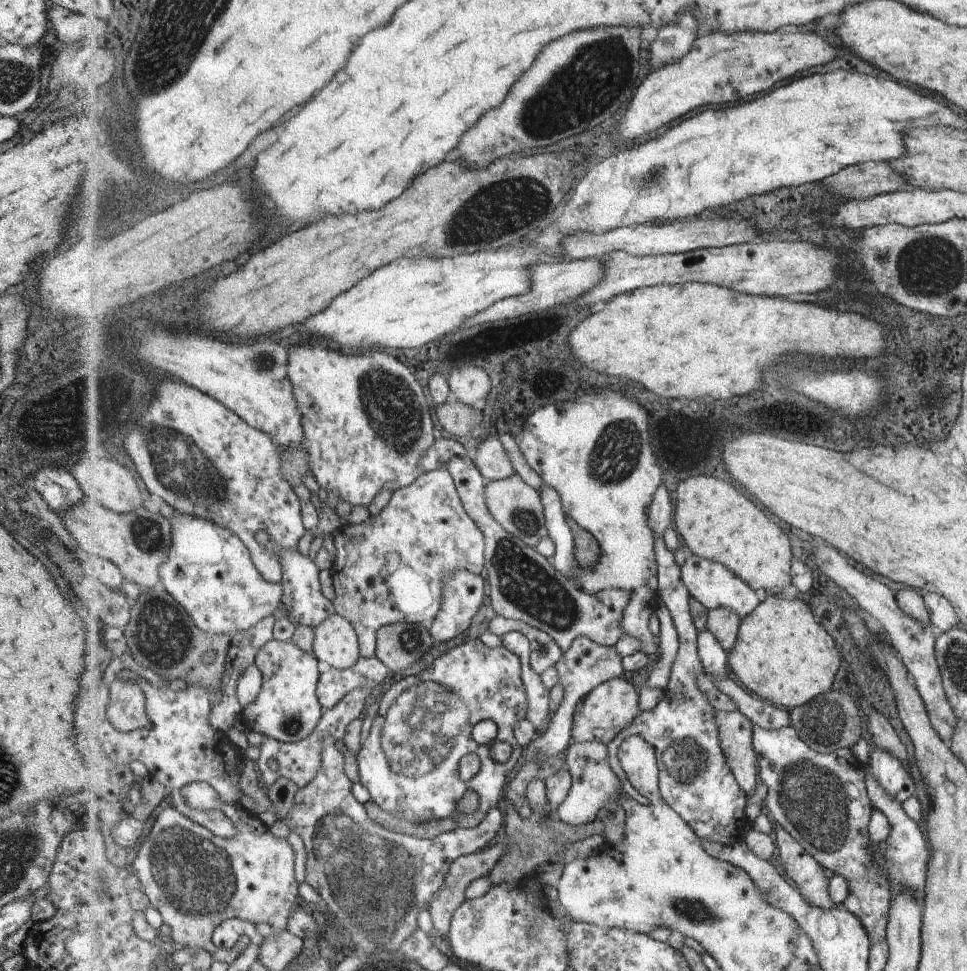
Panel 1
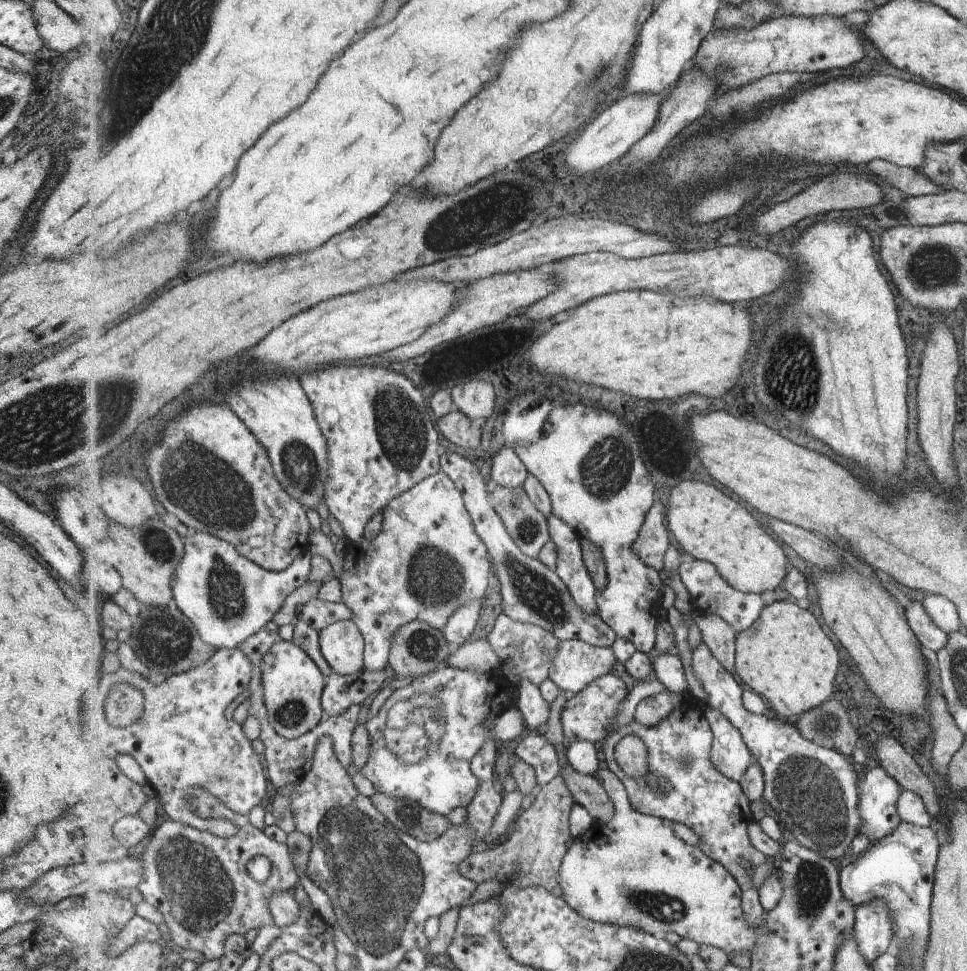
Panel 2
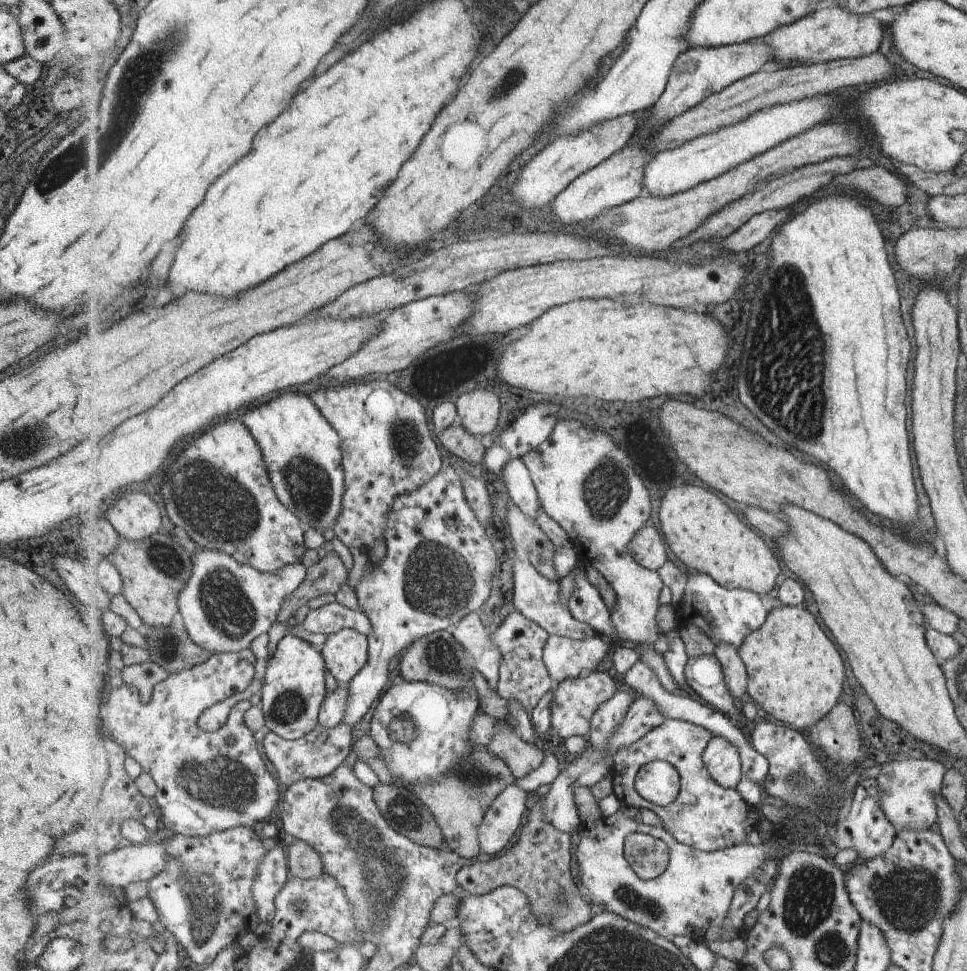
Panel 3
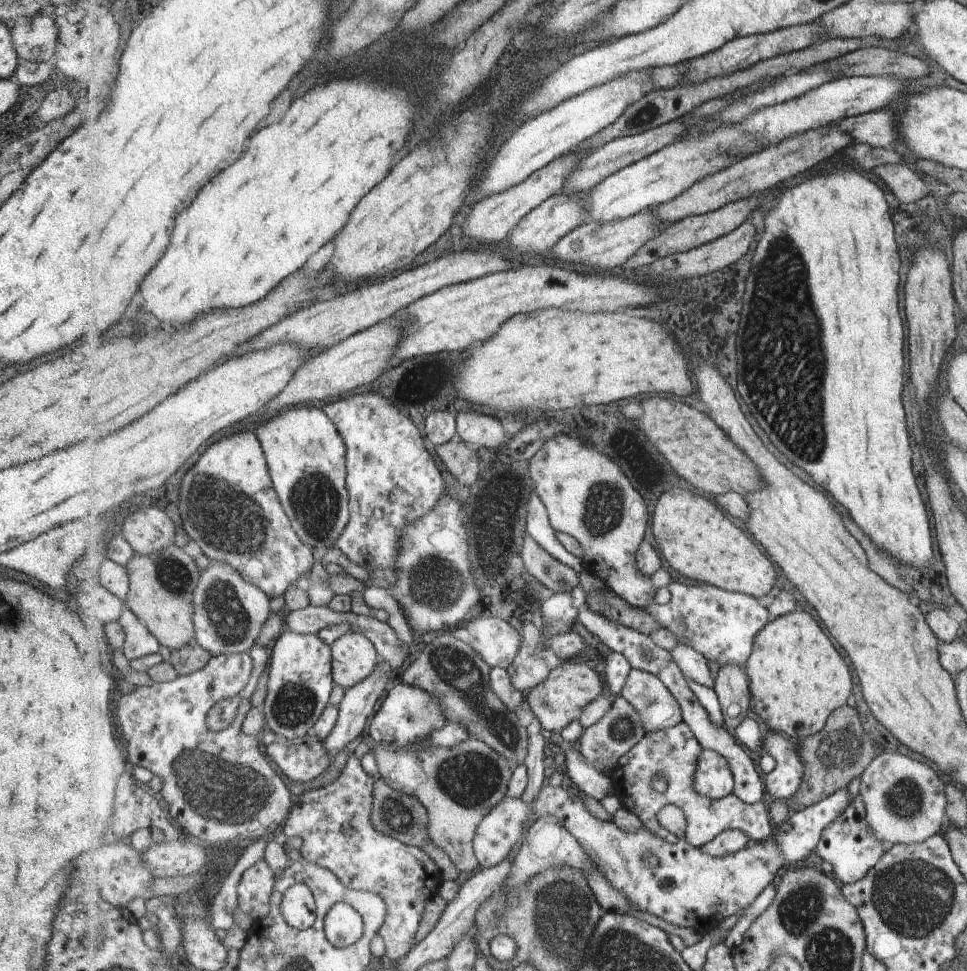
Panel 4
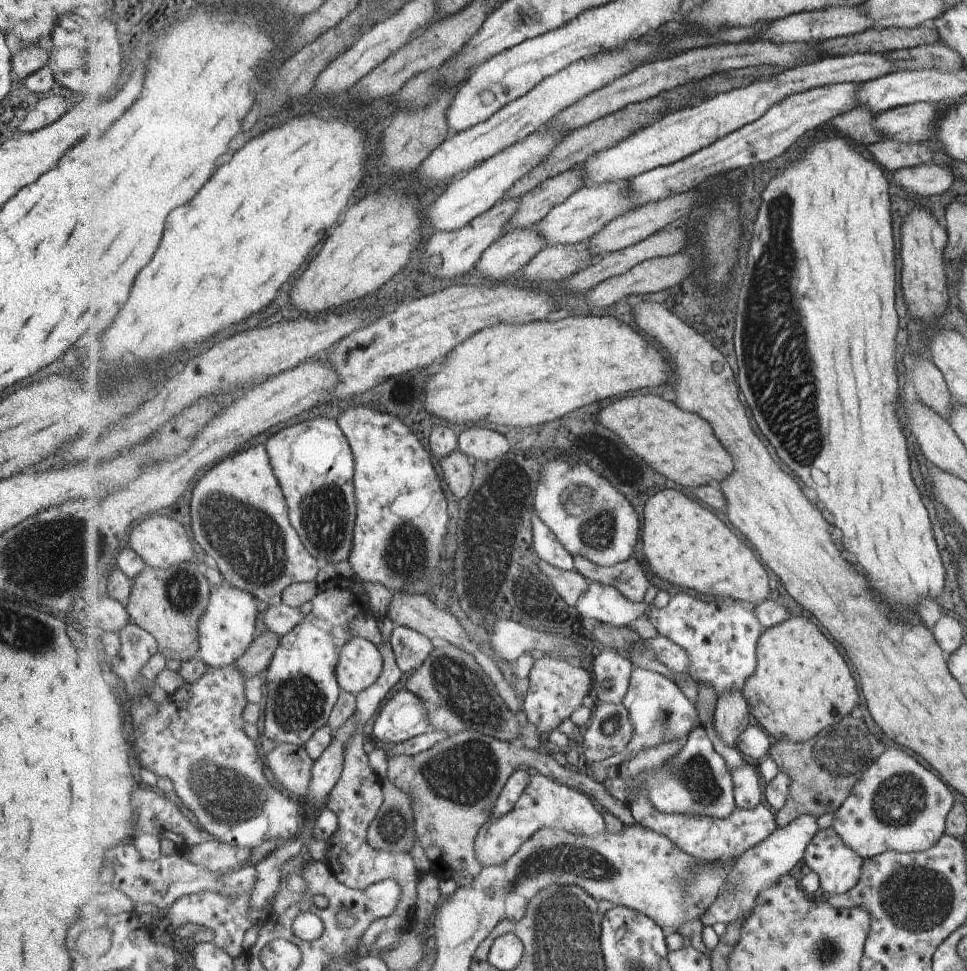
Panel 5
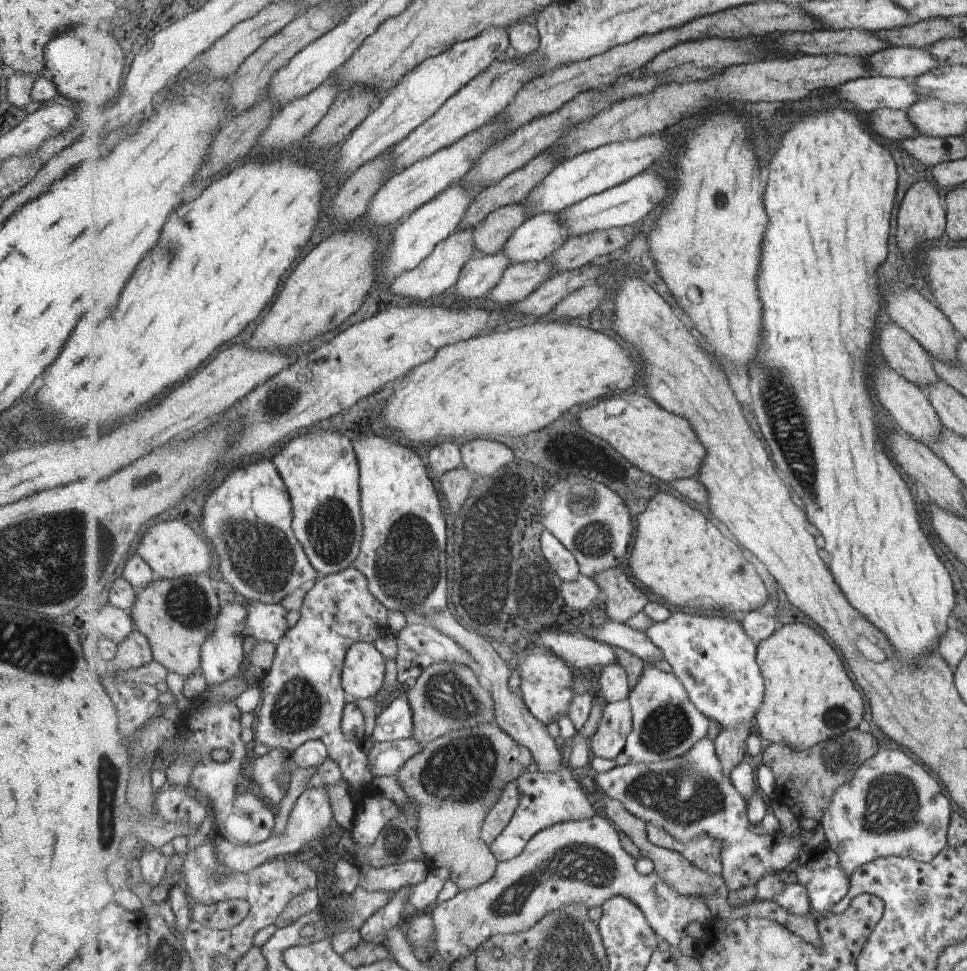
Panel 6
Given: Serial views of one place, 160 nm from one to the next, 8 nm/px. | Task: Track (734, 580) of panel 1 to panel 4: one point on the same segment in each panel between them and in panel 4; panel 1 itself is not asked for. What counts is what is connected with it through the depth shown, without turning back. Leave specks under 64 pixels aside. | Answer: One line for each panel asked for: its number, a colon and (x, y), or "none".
2: (710, 592)
3: (725, 615)
4: (722, 625)

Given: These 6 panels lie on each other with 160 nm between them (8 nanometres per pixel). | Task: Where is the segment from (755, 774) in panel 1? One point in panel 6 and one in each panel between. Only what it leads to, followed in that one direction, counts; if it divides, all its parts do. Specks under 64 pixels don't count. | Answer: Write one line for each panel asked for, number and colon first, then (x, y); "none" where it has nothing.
2: (730, 753)
3: (724, 761)
4: (714, 779)
5: (698, 781)
6: (690, 797)

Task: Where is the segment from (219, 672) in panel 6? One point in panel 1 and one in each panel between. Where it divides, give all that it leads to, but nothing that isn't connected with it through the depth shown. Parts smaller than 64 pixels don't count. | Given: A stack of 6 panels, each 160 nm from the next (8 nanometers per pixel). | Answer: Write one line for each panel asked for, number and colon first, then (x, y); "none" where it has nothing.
1: (210, 571)
2: (228, 597)
3: (226, 606)
4: (229, 613)
5: (228, 628)

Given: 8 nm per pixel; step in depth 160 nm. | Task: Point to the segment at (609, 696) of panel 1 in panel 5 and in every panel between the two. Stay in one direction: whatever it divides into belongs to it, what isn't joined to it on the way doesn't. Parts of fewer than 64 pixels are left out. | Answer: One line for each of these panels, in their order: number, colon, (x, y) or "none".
2: (590, 715)
3: (577, 699)
4: (572, 686)
5: (557, 687)

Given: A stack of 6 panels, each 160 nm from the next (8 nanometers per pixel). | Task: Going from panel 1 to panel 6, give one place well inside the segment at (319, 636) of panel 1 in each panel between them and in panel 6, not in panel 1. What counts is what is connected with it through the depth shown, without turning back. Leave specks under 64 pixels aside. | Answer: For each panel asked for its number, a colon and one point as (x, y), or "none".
2: (342, 644)
3: (346, 652)
4: (355, 657)
5: (361, 665)
6: (364, 672)

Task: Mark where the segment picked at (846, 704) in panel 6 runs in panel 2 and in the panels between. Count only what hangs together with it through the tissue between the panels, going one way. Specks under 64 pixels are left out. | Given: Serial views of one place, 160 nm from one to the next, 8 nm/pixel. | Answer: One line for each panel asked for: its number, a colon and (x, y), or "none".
2: (786, 656)
3: (797, 674)
4: (797, 677)
5: (803, 684)

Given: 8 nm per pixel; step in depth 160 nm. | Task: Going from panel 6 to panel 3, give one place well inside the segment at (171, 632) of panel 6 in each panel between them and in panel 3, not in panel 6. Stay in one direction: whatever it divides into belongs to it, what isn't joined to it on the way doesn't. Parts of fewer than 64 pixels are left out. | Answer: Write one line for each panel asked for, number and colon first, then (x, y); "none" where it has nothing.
3: (156, 570)
4: (162, 585)
5: (169, 603)

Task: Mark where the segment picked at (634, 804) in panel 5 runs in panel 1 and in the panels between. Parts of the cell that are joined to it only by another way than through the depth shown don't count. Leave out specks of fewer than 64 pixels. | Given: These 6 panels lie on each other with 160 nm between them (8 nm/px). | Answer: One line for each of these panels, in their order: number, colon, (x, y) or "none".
1: (696, 780)
2: (714, 806)
3: (707, 816)
4: (674, 753)

